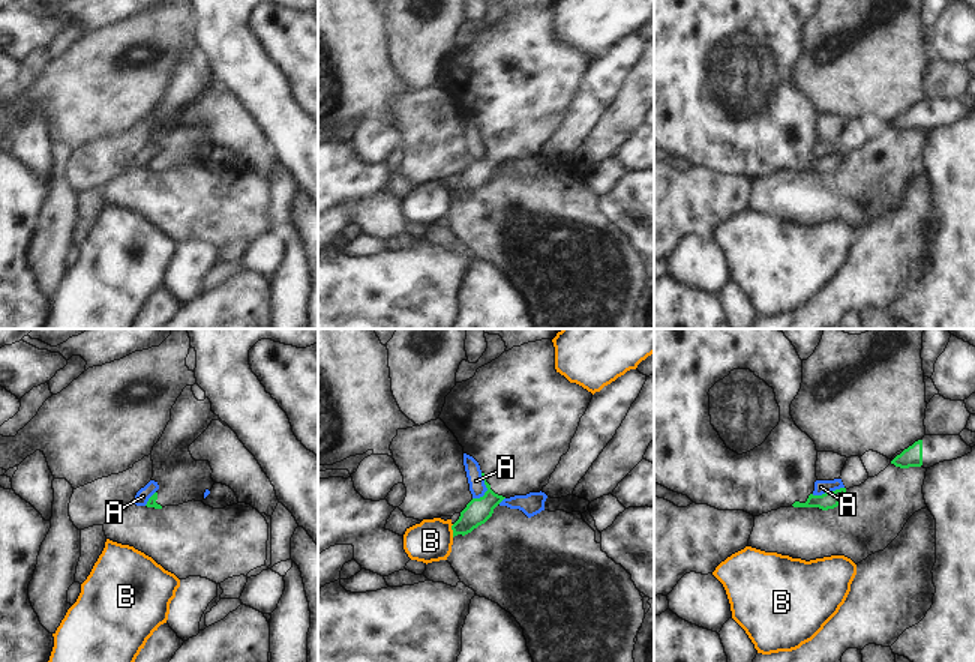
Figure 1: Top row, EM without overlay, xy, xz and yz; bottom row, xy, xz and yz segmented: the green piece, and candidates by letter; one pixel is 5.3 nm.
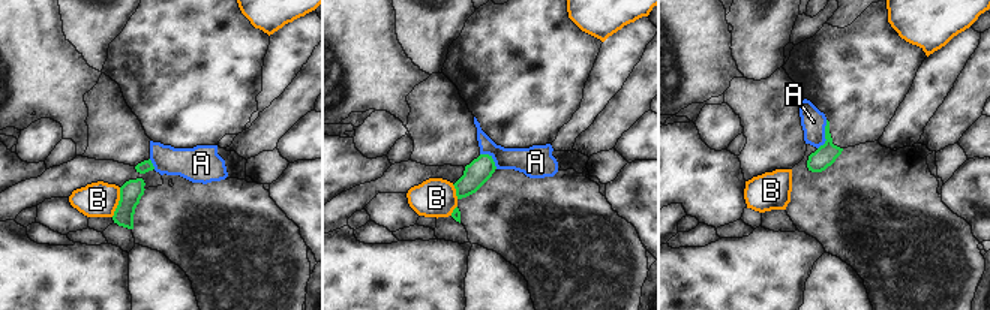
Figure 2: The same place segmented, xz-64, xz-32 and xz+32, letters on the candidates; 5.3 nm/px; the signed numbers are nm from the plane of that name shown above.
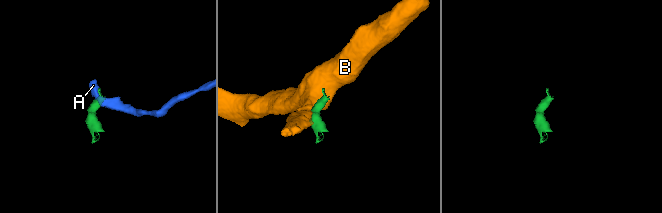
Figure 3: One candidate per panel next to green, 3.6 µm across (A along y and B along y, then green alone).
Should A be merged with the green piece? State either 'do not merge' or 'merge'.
do not merge

